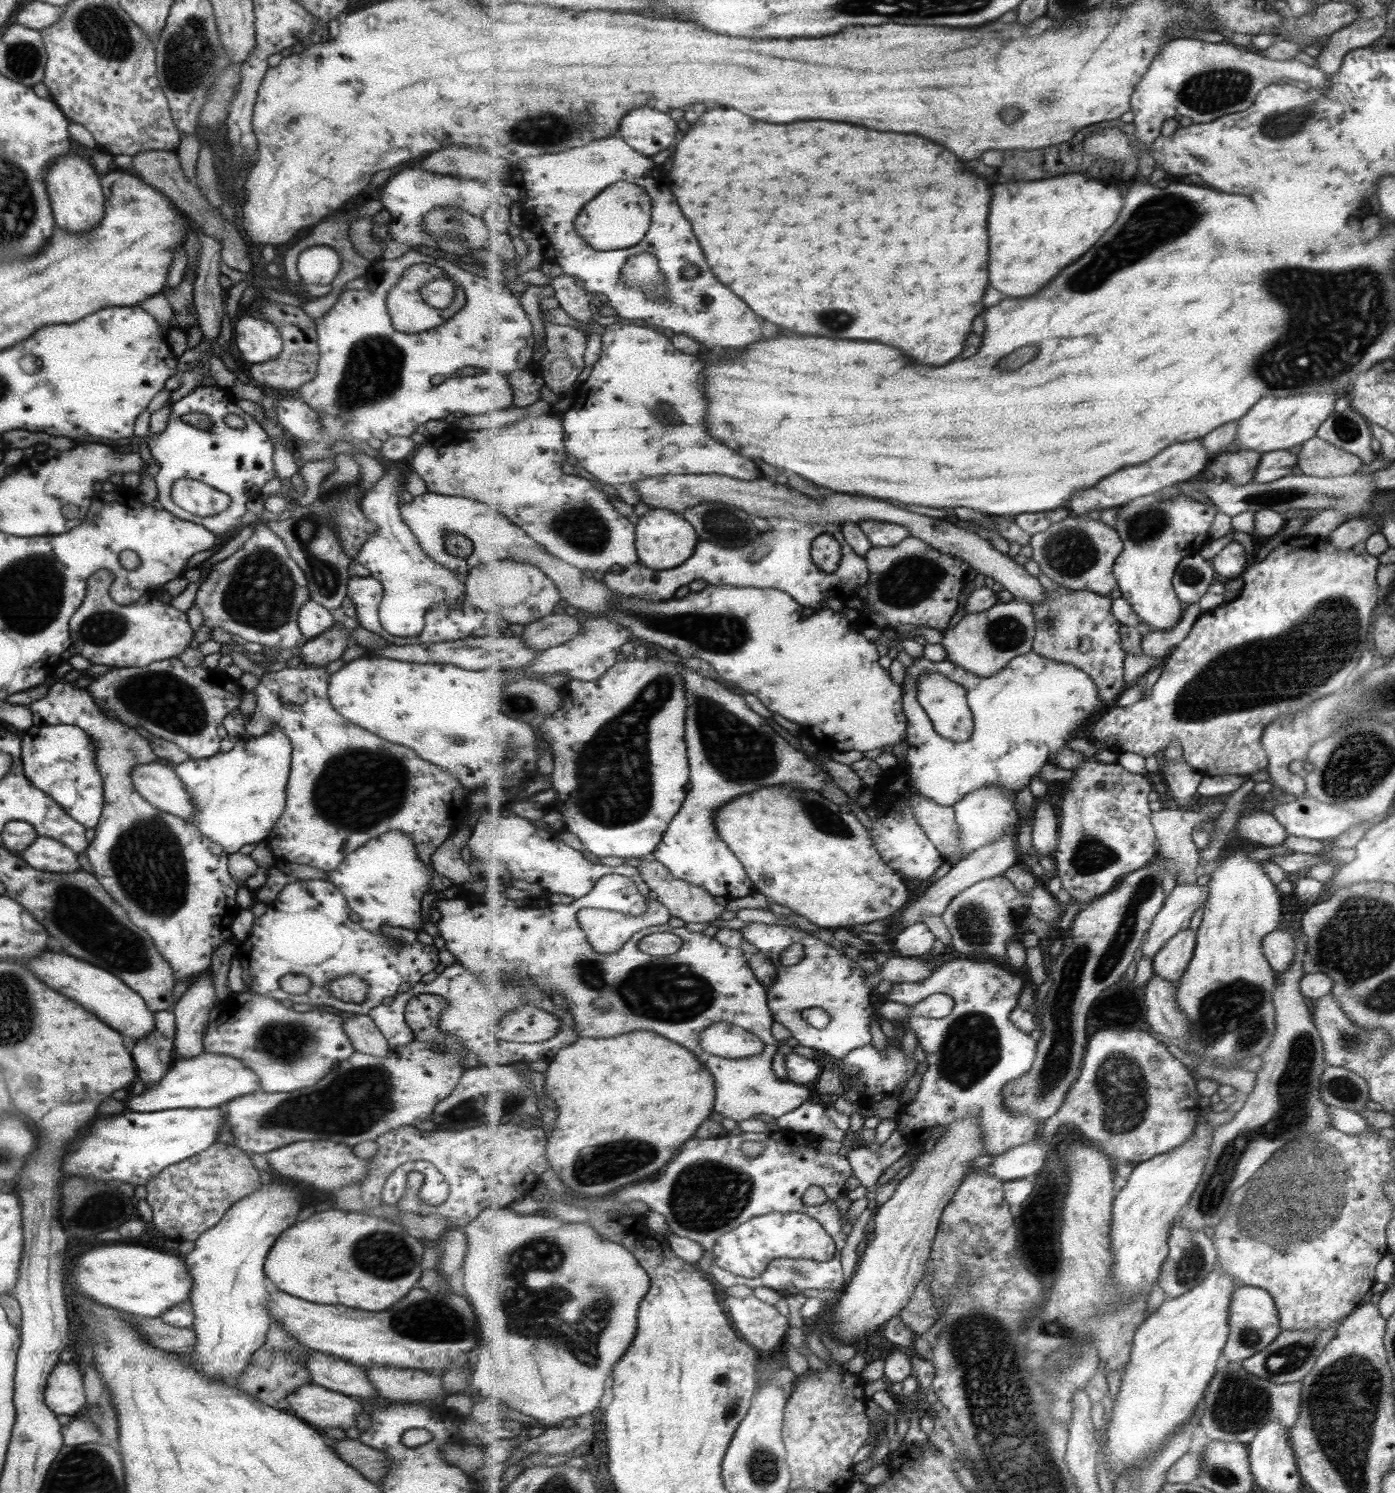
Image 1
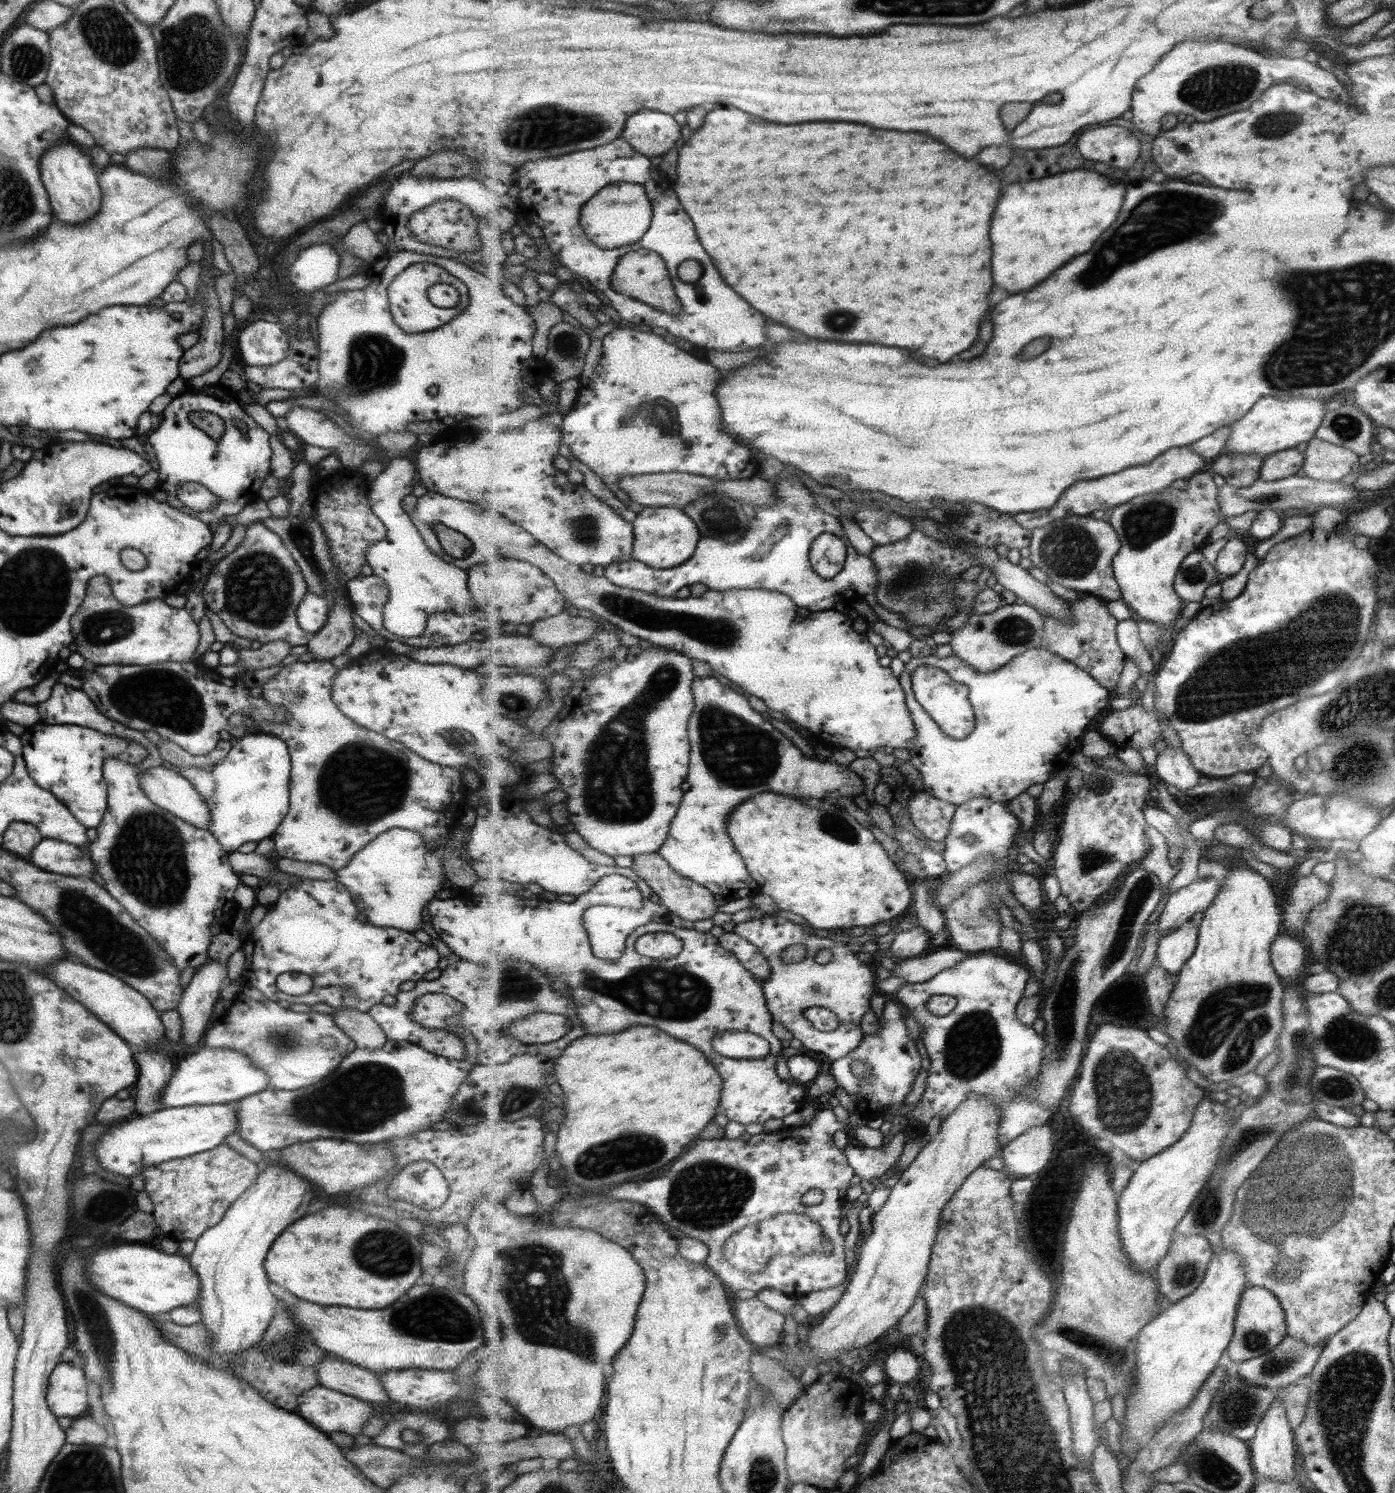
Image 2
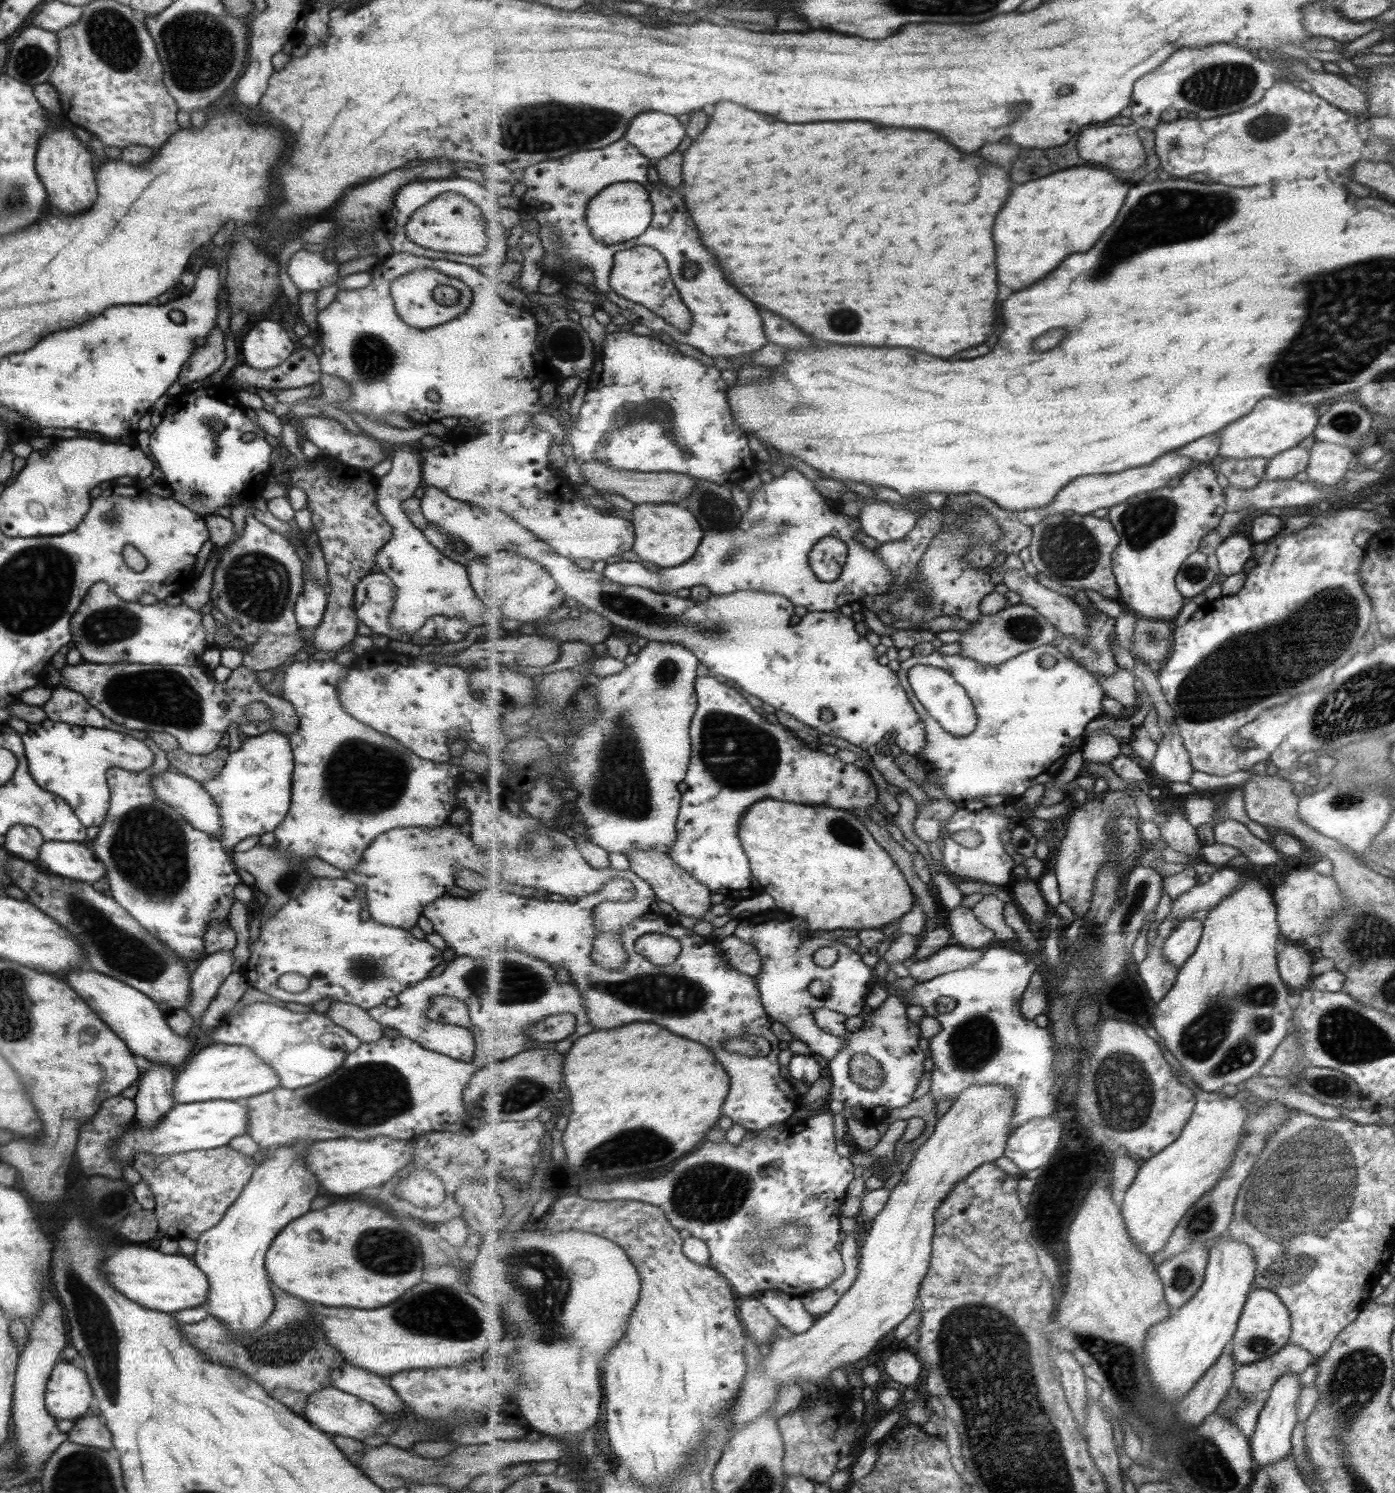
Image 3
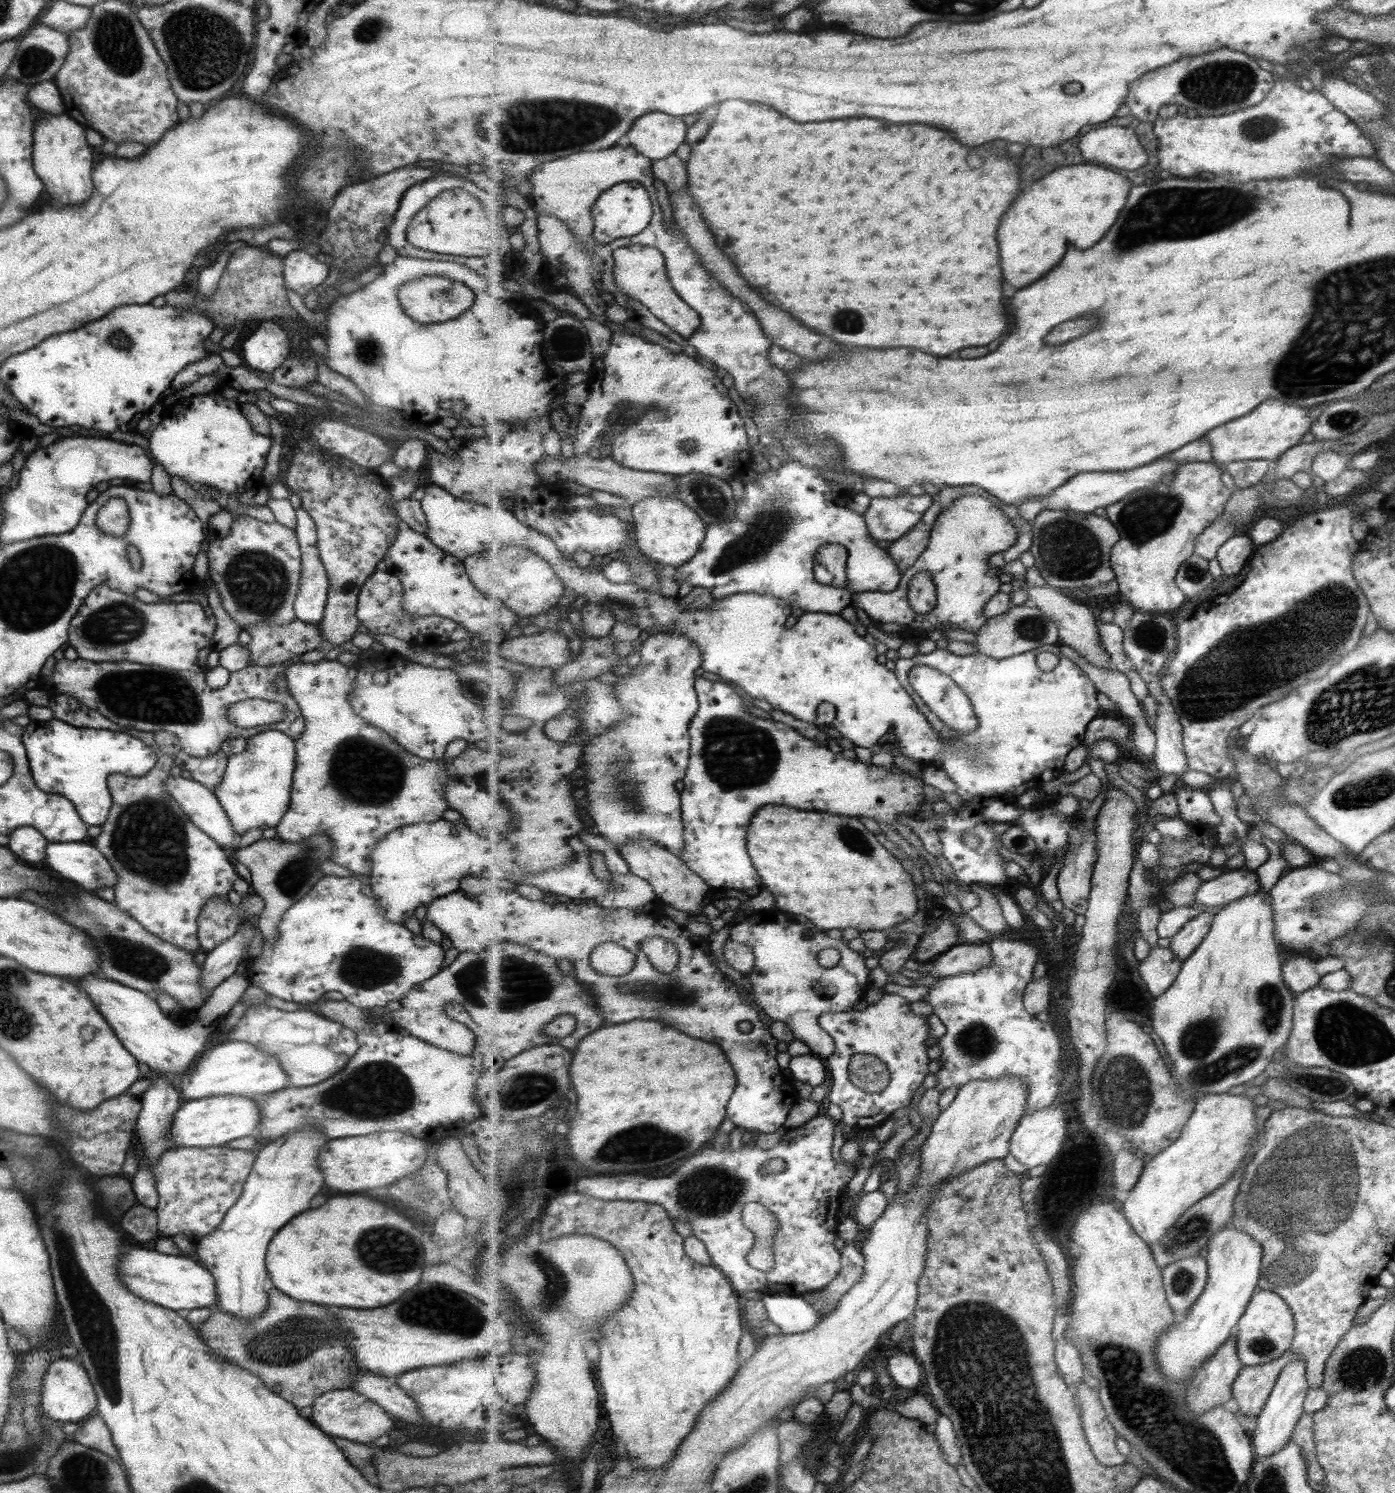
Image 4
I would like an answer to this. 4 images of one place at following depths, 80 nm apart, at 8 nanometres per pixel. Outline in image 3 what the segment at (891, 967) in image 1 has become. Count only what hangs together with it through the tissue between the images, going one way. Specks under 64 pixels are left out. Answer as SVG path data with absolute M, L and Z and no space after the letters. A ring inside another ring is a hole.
M954 943L942 948L939 952L933 953L929 958L913 959L907 969L909 976L918 982L923 982L942 974L963 970L976 962L980 962L984 954L985 948L970 949Z

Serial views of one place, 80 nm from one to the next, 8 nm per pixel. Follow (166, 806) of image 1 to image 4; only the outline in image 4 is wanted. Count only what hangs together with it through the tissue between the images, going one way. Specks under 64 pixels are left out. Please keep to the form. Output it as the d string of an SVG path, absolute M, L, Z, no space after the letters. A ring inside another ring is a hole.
M168 775L165 781L169 797L181 807L189 820L222 848L229 848L234 842L231 821L217 800L217 797L199 782L187 775L172 777Z

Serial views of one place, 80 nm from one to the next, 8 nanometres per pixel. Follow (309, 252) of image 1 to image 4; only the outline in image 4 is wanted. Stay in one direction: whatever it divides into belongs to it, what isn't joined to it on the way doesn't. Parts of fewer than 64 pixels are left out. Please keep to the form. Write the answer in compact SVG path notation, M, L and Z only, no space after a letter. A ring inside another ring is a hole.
M293 250L281 259L284 287L300 297L324 282L329 274L325 263L316 260L304 250Z

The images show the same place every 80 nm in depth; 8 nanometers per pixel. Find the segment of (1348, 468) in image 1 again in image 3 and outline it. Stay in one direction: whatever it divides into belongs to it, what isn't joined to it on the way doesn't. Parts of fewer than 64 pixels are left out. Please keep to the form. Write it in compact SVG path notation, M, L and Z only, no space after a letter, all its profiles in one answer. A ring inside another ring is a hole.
M1313 441L1308 449L1305 474L1316 484L1332 487L1354 467L1356 452L1343 445Z

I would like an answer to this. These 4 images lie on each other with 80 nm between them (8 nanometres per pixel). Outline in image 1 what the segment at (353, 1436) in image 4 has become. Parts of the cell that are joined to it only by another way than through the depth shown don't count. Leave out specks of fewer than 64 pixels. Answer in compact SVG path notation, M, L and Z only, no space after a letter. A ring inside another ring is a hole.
M313 1383L300 1386L286 1399L288 1412L316 1429L347 1430L355 1425L355 1416L361 1412L357 1401Z

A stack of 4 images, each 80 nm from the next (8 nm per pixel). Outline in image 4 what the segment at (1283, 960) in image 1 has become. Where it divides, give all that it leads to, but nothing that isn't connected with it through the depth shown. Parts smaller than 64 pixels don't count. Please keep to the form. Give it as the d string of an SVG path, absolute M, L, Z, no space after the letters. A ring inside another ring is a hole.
M1289 952L1289 956L1284 957L1282 966L1284 982L1287 981L1287 986L1297 994L1317 986L1320 976L1315 973L1313 965L1313 958L1299 956L1299 953L1295 956L1293 952Z

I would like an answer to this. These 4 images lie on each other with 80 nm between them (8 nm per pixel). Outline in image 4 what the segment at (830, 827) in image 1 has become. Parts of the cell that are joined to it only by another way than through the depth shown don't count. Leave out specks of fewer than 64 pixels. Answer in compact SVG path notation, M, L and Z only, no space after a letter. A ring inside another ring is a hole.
M766 804L759 810L751 822L751 834L747 833L747 842L751 842L751 858L759 866L759 874L777 898L781 910L807 916L825 930L845 930L855 926L858 931L887 930L895 924L913 918L919 912L919 898L915 894L915 882L907 872L905 865L883 846L873 832L863 826L855 816L846 814L821 814L807 812L783 804Z

